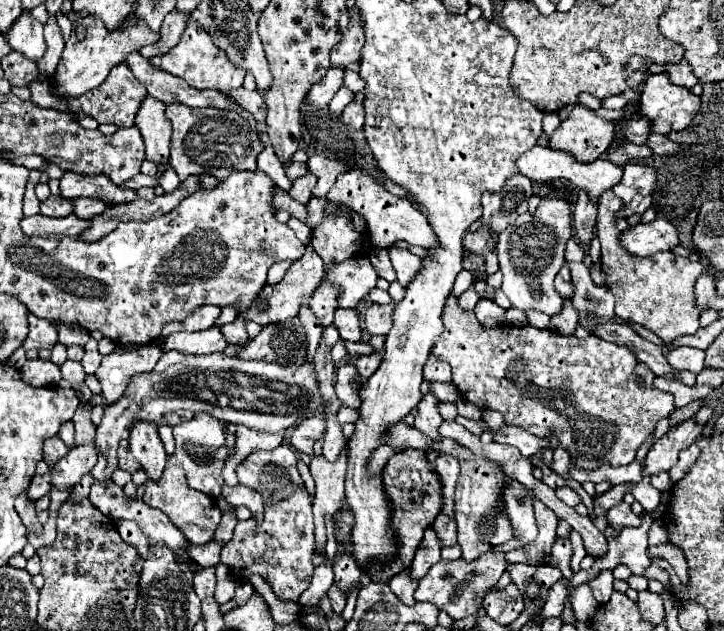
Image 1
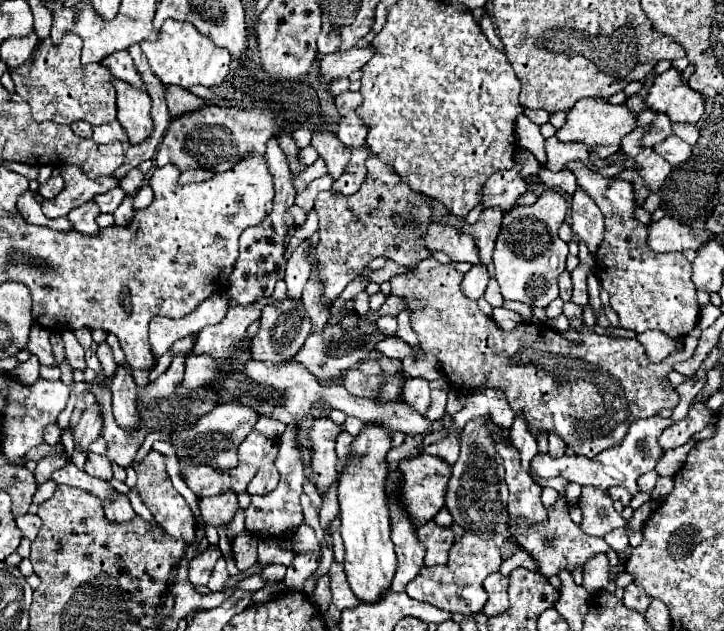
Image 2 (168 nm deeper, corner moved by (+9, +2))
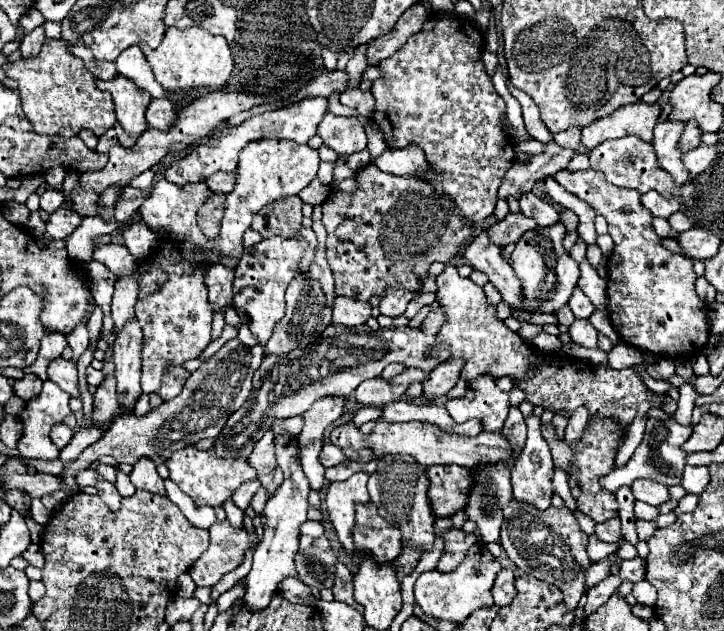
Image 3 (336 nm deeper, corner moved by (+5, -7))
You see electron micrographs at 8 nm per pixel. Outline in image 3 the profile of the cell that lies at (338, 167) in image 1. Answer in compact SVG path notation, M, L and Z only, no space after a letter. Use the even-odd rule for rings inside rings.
M328 114L318 126L318 136L340 156L348 156L366 148L366 132L356 118Z

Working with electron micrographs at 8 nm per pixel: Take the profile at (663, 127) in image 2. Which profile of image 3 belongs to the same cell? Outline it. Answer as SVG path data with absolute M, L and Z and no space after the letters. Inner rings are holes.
M686 122L686 132L680 138L680 150L682 152L690 152L692 148L698 148L700 142L702 142L700 138L702 138L700 126L696 122Z

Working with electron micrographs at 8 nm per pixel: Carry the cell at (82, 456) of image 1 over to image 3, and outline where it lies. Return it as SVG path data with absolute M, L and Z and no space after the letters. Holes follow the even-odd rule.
M110 374L110 376L104 376L102 384L98 386L98 390L94 394L92 422L96 426L106 426L116 410L118 410L118 404L116 404L116 376Z

